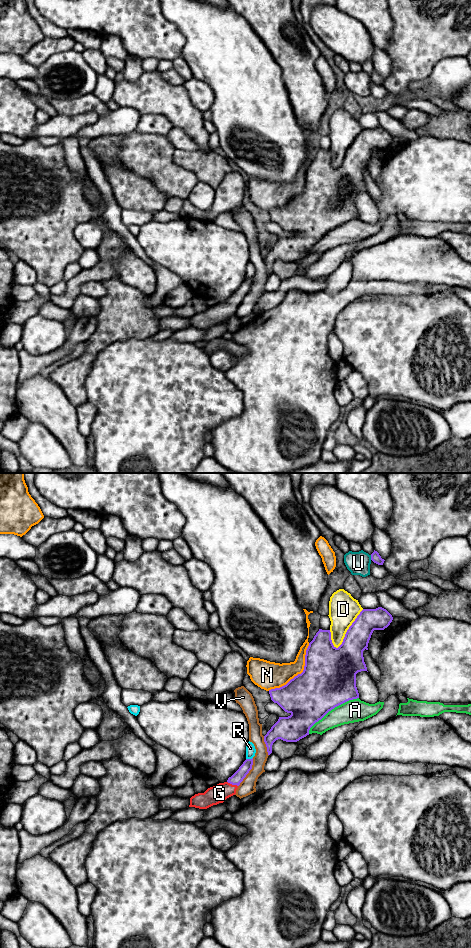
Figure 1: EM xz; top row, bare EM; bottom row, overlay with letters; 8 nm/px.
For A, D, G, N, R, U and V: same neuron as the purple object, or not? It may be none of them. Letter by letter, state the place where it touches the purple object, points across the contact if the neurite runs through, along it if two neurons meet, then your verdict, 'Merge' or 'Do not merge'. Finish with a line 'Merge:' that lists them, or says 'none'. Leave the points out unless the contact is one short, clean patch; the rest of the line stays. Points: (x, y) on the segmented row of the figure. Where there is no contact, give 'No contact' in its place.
A: Touches purple at xz (331, 709). Do not merge
D: Touches purple at xz (347, 630). Do not merge
G: Touches purple at xz (232, 784). Path across: xz (240, 774), (232, 784), (219, 793). Merge
N: Touches purple at xz (299, 674). Do not merge
R: Touches purple at xz (249, 759). Do not merge
U: Touches purple at xz (371, 557). Do not merge
V: Touches purple at xz (248, 772). Boundary: xz (253, 758), (251, 769), (238, 786). Do not merge
Merge: G

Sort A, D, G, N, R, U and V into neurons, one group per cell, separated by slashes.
A / D / G / N / R / U / V

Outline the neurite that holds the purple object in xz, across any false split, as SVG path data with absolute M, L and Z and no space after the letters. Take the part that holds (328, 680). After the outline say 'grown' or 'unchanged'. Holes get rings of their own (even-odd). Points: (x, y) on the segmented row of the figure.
M382 607L363 609L347 630L343 642L338 648L332 643L330 630L319 629L306 650L303 672L286 685L269 690L271 700L291 715L279 717L264 736L268 755L272 753L272 745L276 740L299 741L309 735L310 728L329 711L349 700L359 698L356 674L367 671L363 651L368 650L368 643L373 631L384 630L392 620L392 615Z; unchanged

